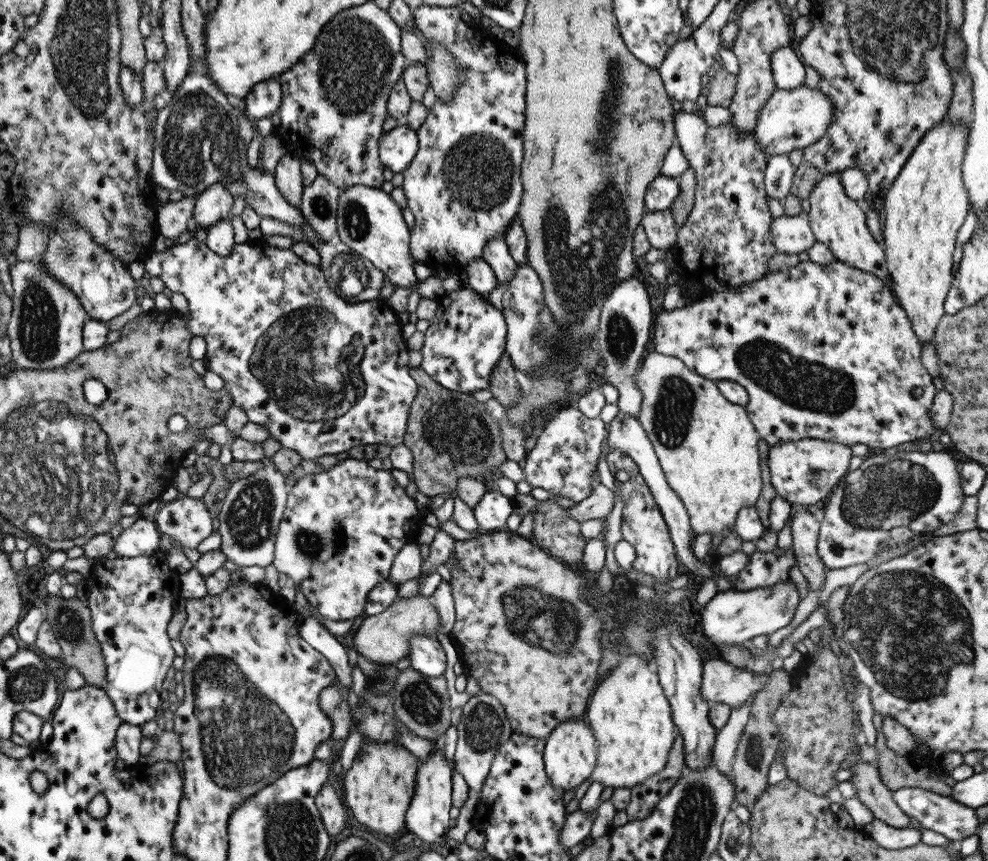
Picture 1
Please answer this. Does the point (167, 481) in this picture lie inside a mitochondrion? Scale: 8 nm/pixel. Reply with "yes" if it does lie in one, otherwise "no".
no

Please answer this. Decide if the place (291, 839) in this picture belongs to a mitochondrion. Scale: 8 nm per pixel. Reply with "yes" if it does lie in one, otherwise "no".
yes

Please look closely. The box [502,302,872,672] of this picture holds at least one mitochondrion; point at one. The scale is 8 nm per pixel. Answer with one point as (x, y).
(813, 389)

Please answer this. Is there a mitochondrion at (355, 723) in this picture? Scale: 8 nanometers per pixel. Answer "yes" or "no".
no

